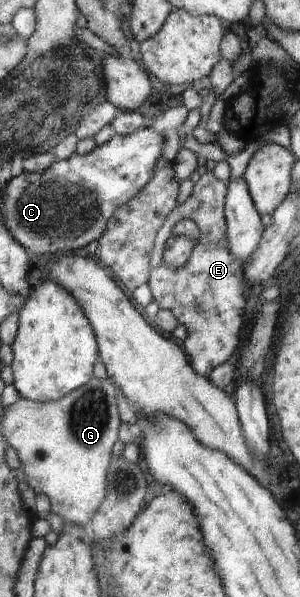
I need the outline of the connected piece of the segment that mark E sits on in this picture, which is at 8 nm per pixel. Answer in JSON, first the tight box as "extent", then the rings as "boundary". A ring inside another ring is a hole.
{"extent":[148,172,250,377],"boundary":[[[206,172],[200,176],[200,180],[194,186],[193,194],[175,210],[172,210],[171,215],[164,222],[162,229],[155,239],[155,247],[152,250],[151,257],[151,277],[148,280],[153,301],[158,304],[160,309],[168,309],[178,321],[178,325],[184,326],[188,330],[188,338],[182,342],[182,348],[185,354],[191,358],[192,370],[195,370],[204,376],[208,377],[212,370],[224,365],[226,360],[234,354],[240,332],[242,332],[242,324],[245,324],[242,314],[244,314],[244,304],[246,304],[246,296],[250,296],[250,290],[246,286],[244,280],[243,266],[240,260],[228,250],[227,239],[227,218],[226,218],[226,199],[227,199],[228,182],[223,182],[216,179],[215,176]],[[189,219],[196,222],[196,226],[200,230],[199,242],[194,246],[190,258],[186,260],[186,264],[180,270],[170,270],[168,266],[164,266],[162,262],[162,252],[164,251],[164,242],[168,240],[172,228],[180,222],[180,220]]]}

